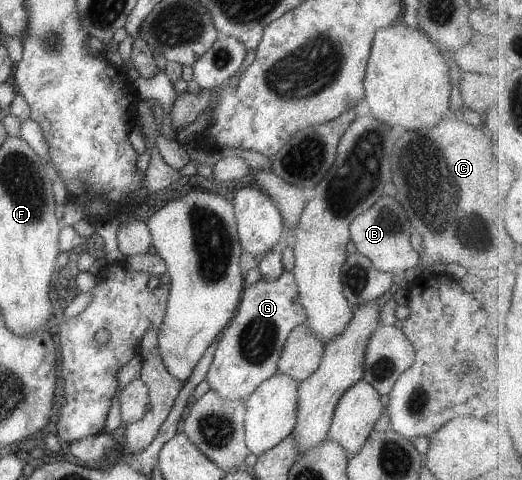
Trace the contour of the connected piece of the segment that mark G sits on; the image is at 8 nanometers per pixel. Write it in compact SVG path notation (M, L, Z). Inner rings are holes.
M285 270L271 281L259 278L242 289L234 314L216 345L204 380L223 399L245 400L257 385L277 373L277 360L287 334L305 320L306 315L298 300L297 286L290 271Z

